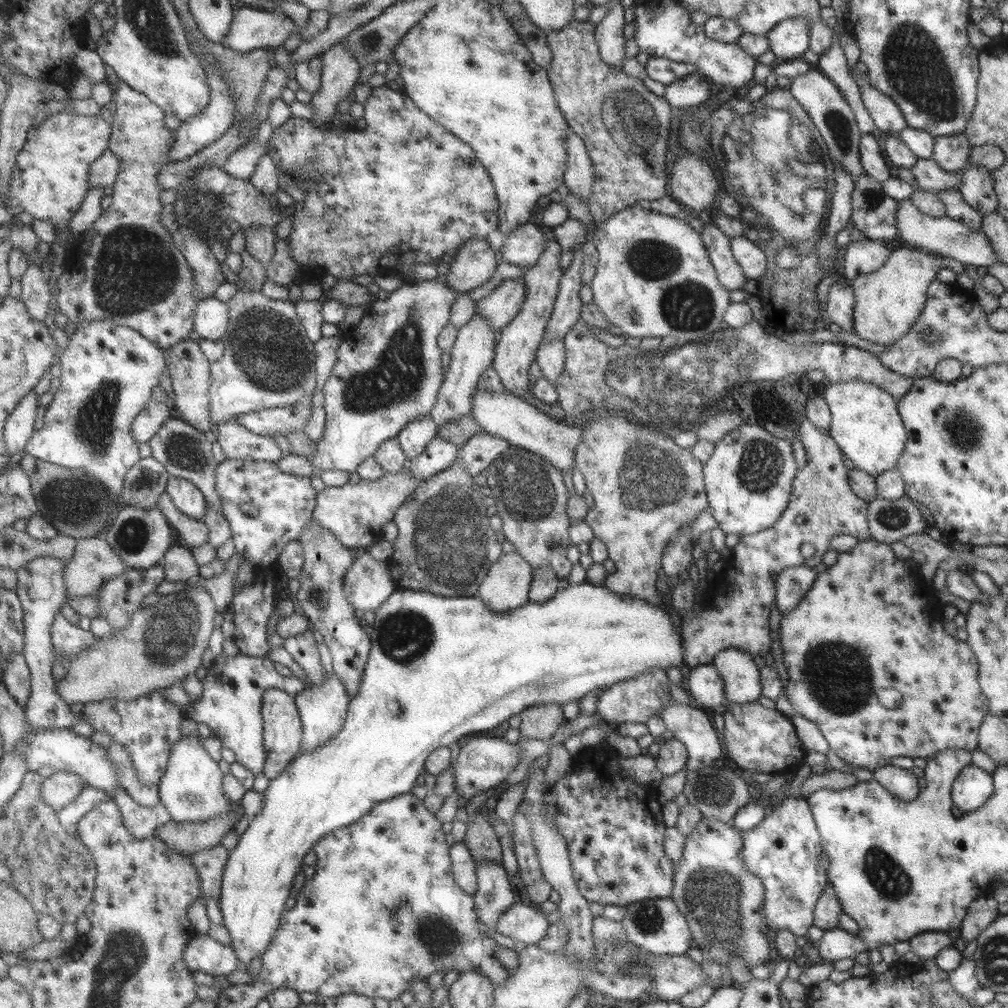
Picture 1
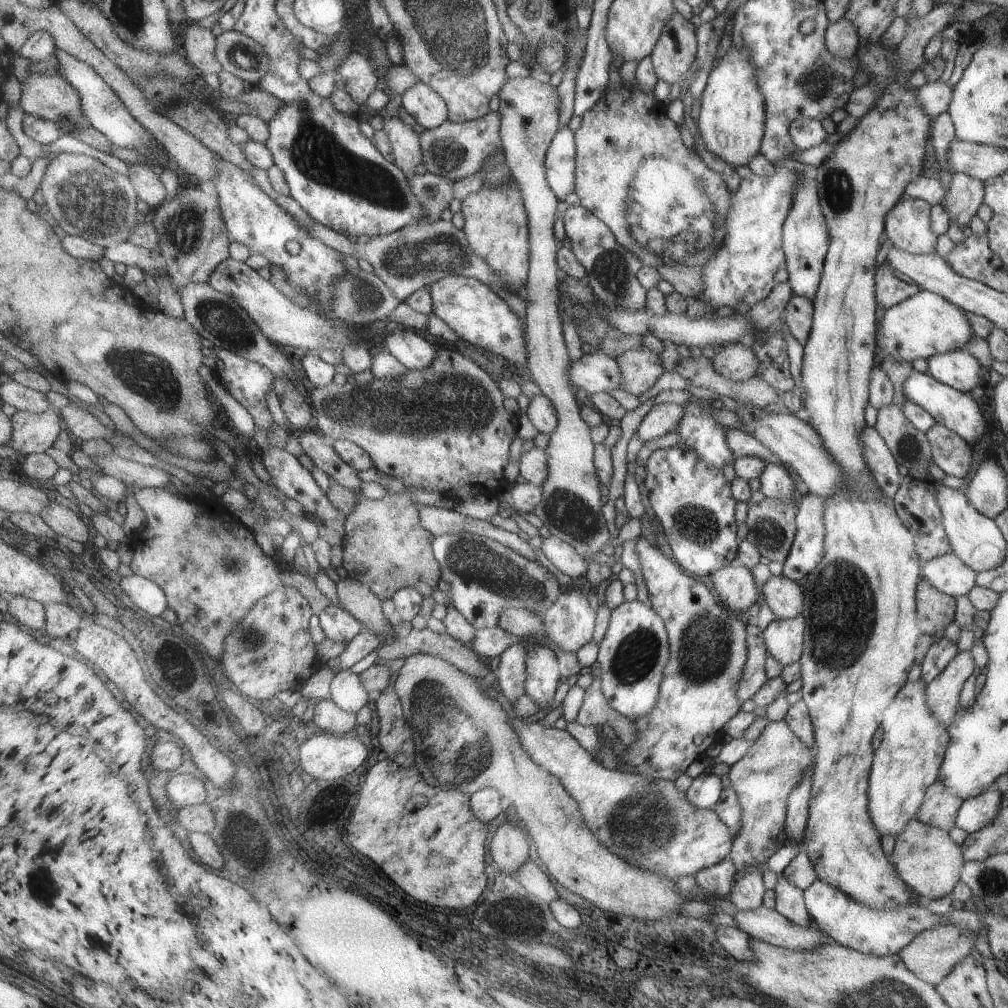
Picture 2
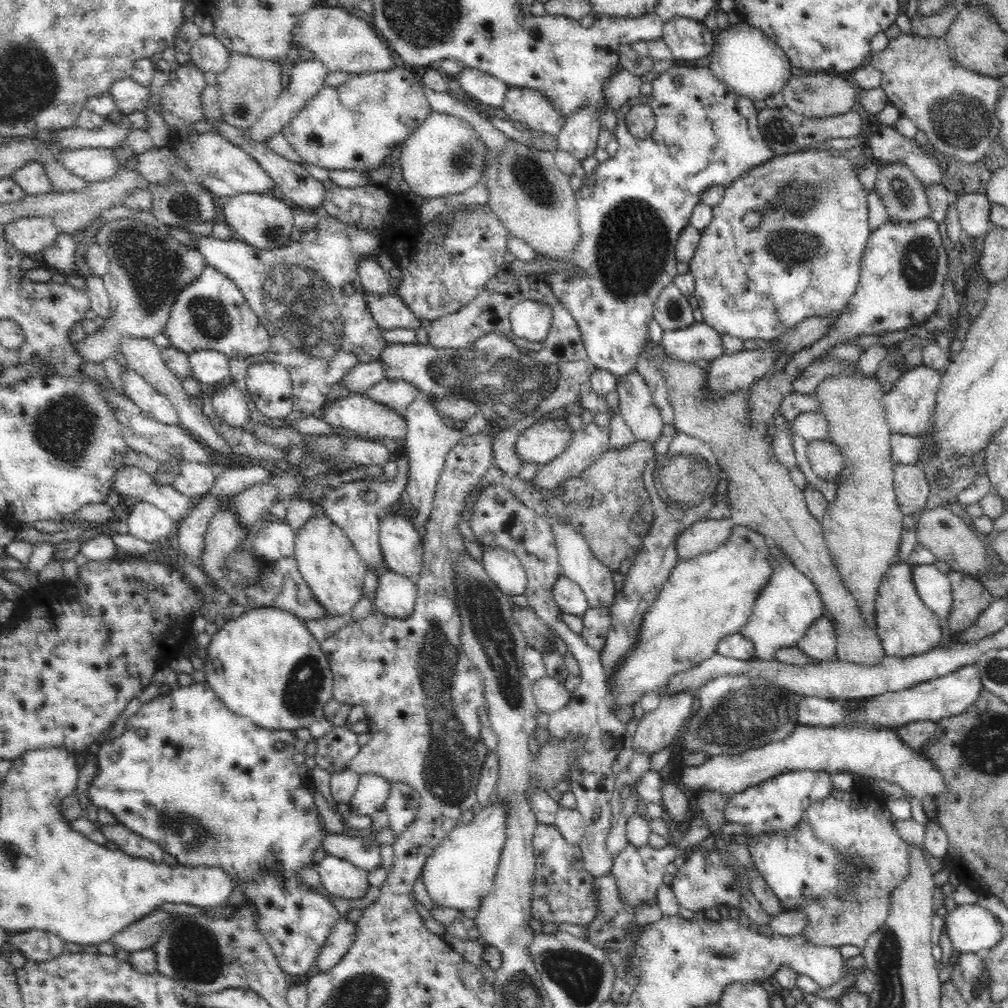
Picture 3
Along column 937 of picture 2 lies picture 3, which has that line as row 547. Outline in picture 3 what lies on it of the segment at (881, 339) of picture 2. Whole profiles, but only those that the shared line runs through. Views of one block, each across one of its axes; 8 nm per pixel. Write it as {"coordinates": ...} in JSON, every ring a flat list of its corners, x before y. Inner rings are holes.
{"coordinates":[[316,502,313,508,313,518,297,533,293,557,297,560,304,582,312,591,314,601,324,613,328,617,350,615,364,596,367,568,344,532,327,518,322,506]]}

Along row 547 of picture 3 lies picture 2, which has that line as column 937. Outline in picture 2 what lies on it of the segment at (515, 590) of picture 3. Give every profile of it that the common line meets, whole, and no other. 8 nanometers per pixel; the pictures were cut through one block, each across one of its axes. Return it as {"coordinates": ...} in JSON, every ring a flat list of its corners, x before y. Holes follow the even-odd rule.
{"coordinates":[[941,483,935,484,935,498,937,499,937,504,939,504,943,528,945,529,949,546,951,546,950,552,953,552,973,572,977,573,997,568,1005,558,1005,546,1007,546,1007,543,994,523,994,519,987,518,977,512,969,504,965,494]]}

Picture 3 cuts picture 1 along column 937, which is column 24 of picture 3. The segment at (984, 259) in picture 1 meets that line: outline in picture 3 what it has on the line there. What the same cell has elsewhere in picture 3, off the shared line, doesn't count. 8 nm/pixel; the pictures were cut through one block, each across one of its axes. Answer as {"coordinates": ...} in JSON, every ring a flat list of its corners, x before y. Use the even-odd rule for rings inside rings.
{"coordinates":[[17,218,2,225,2,228,5,241,23,256,42,253,60,233,50,218]]}

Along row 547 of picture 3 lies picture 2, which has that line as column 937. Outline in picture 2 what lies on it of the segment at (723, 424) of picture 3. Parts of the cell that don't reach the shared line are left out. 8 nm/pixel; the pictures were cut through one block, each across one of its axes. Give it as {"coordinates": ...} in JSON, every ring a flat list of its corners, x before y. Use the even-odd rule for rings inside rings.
{"coordinates":[[937,778,925,790,923,802,916,812,916,819,927,826,935,826,948,832,955,827,955,814,961,806,961,801,953,790,947,790]]}

